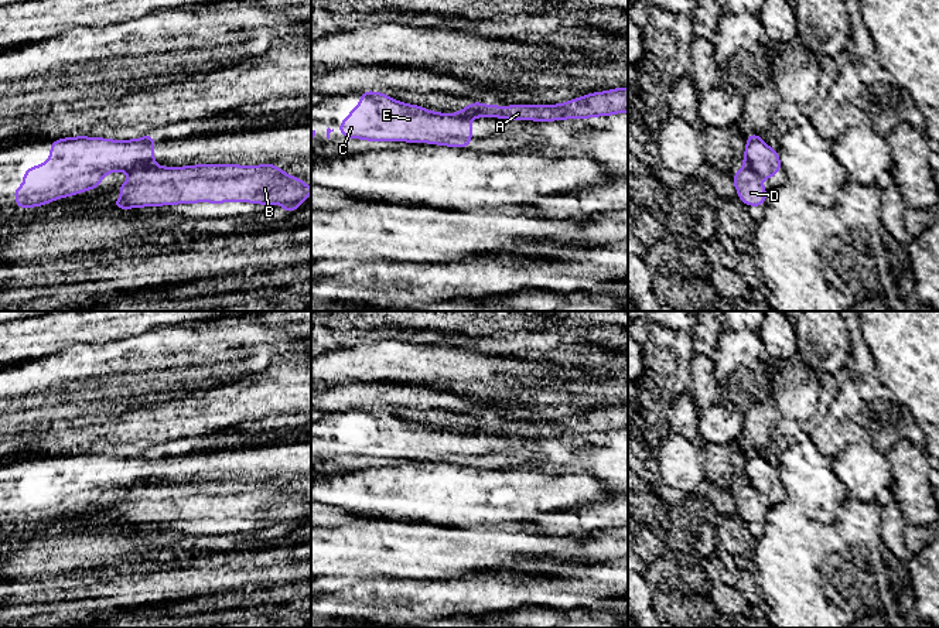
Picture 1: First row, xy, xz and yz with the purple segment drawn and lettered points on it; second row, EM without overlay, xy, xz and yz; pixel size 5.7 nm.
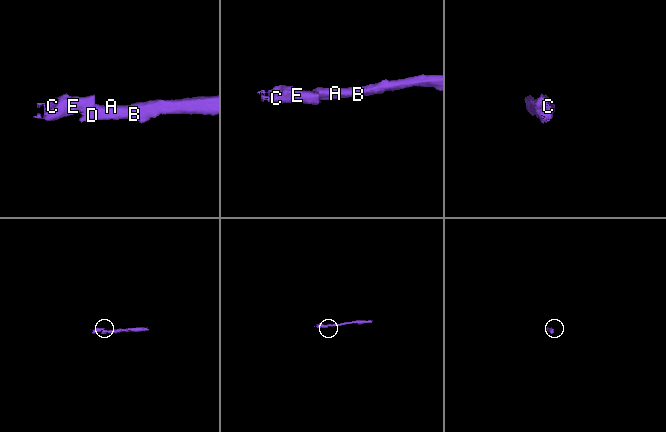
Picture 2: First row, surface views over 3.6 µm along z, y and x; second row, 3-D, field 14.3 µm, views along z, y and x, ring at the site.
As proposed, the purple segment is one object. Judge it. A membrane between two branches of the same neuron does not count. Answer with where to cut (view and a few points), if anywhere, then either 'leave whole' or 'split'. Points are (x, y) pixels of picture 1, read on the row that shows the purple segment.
cut in xy along (153, 164), (144, 169), (135, 169), (130, 173); split

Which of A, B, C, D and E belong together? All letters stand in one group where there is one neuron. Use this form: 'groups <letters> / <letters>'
groups A B D / C E

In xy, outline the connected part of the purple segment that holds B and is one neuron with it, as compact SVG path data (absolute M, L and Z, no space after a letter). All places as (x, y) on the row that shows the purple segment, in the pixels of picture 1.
M274 163L255 167L236 164L198 164L188 167L151 165L130 173L129 181L116 185L123 195L112 208L143 208L174 204L229 201L279 204L286 212L298 209L311 188L290 177Z

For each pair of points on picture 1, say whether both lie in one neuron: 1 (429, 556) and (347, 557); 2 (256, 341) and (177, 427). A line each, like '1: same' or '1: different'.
1: same
2: different

